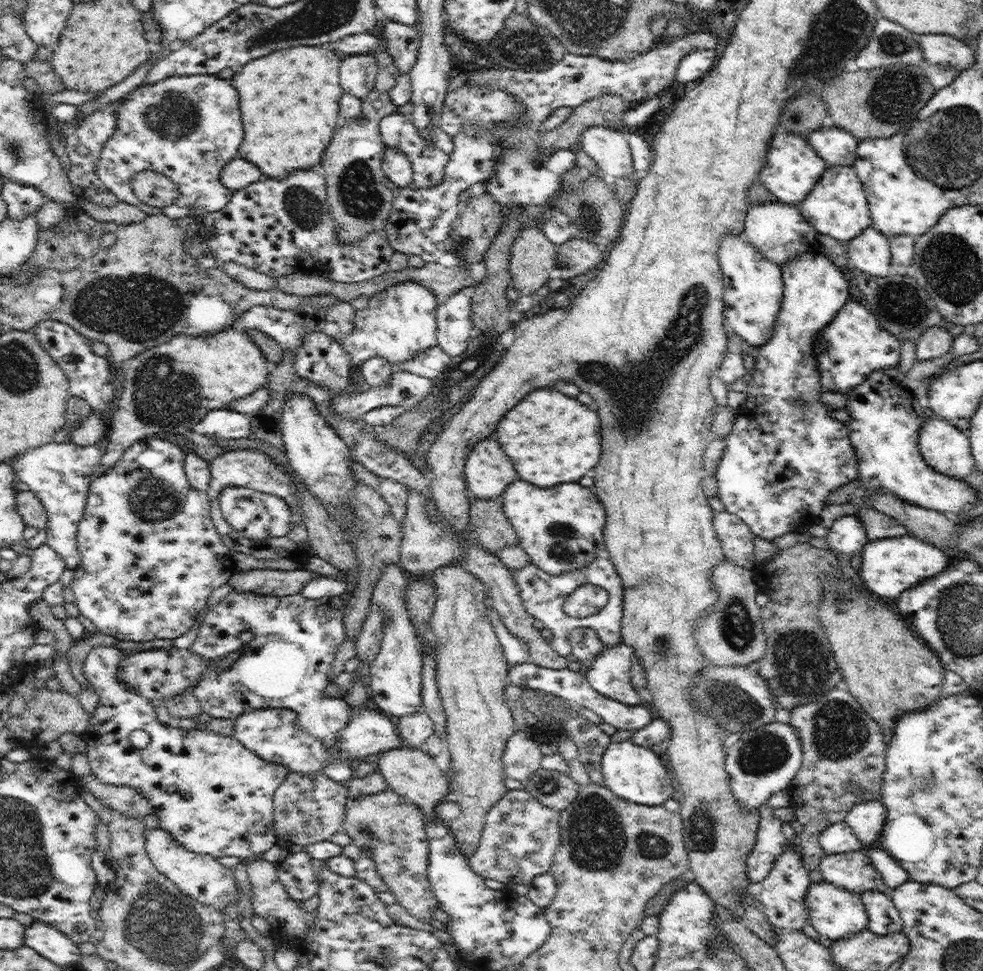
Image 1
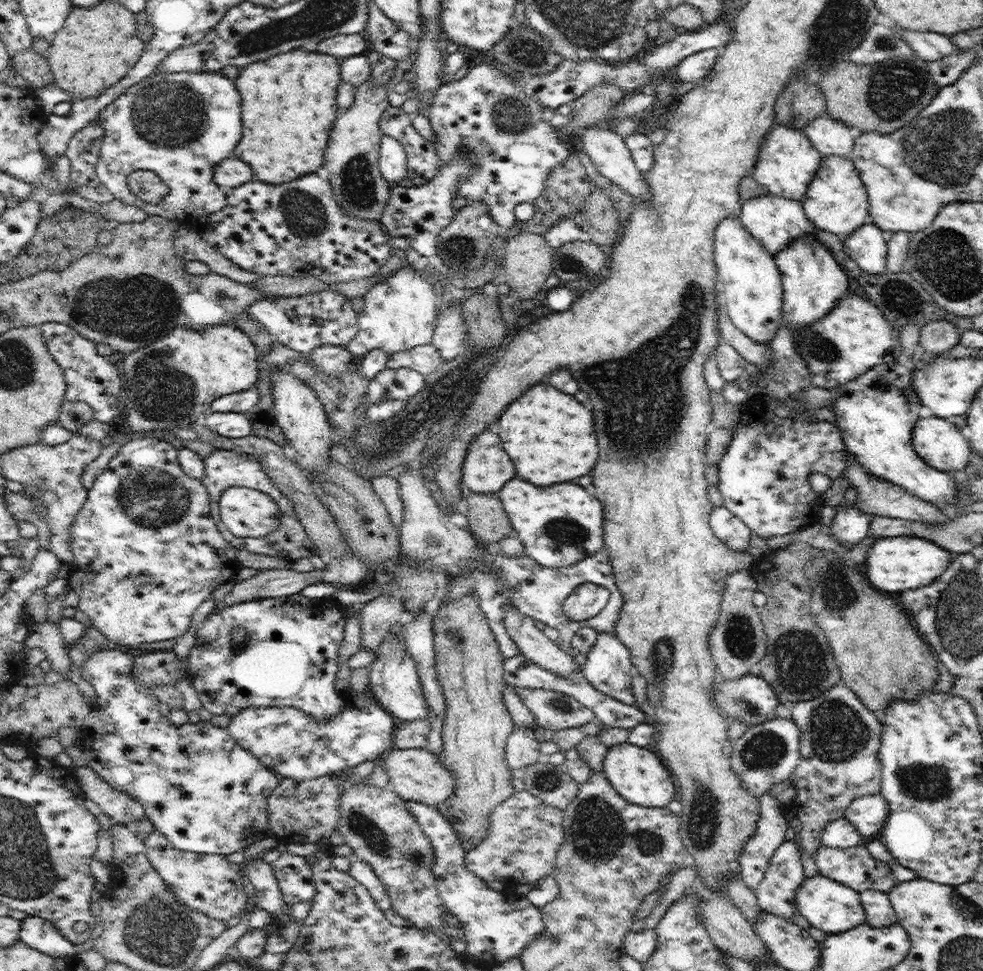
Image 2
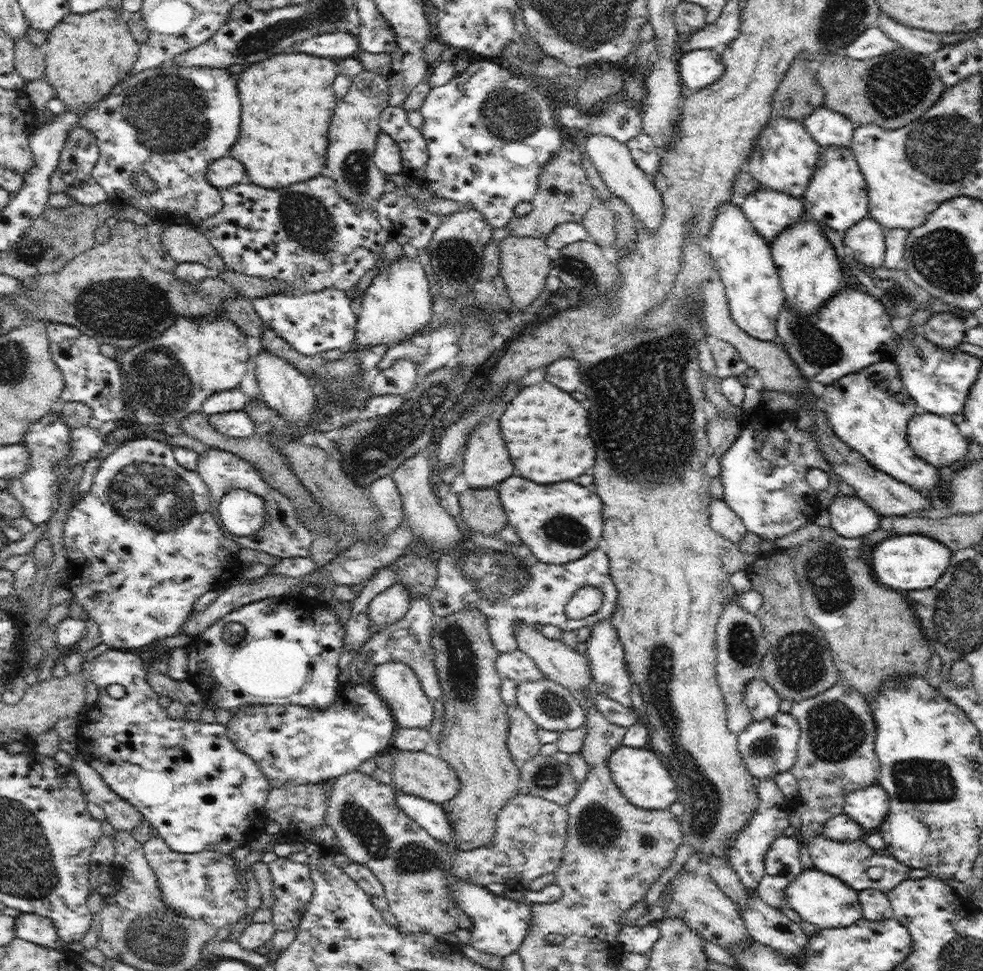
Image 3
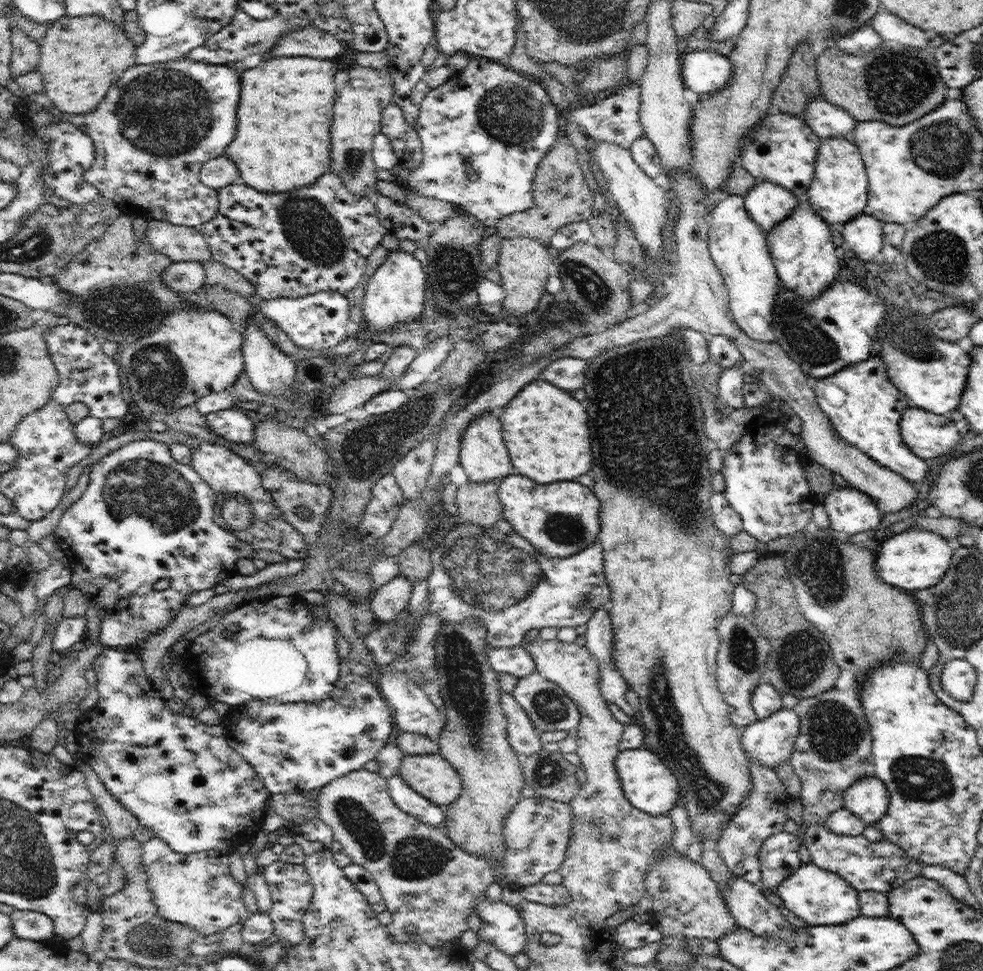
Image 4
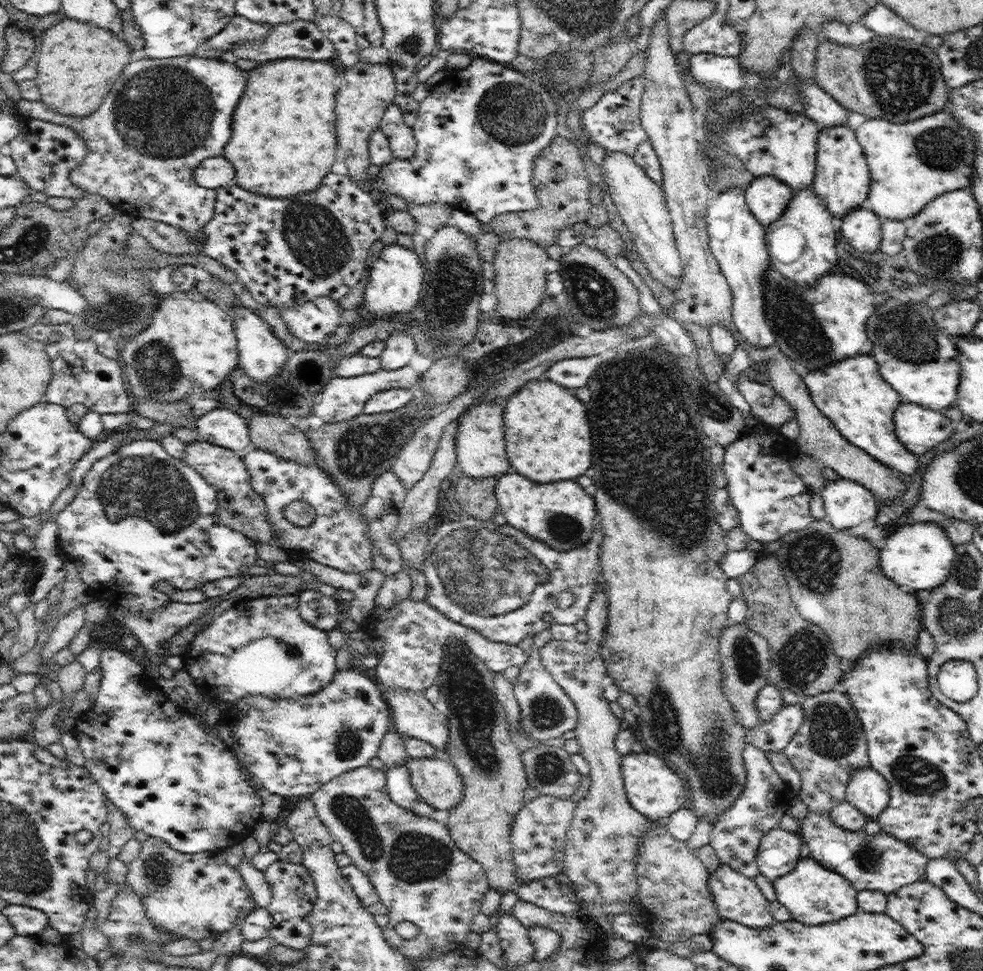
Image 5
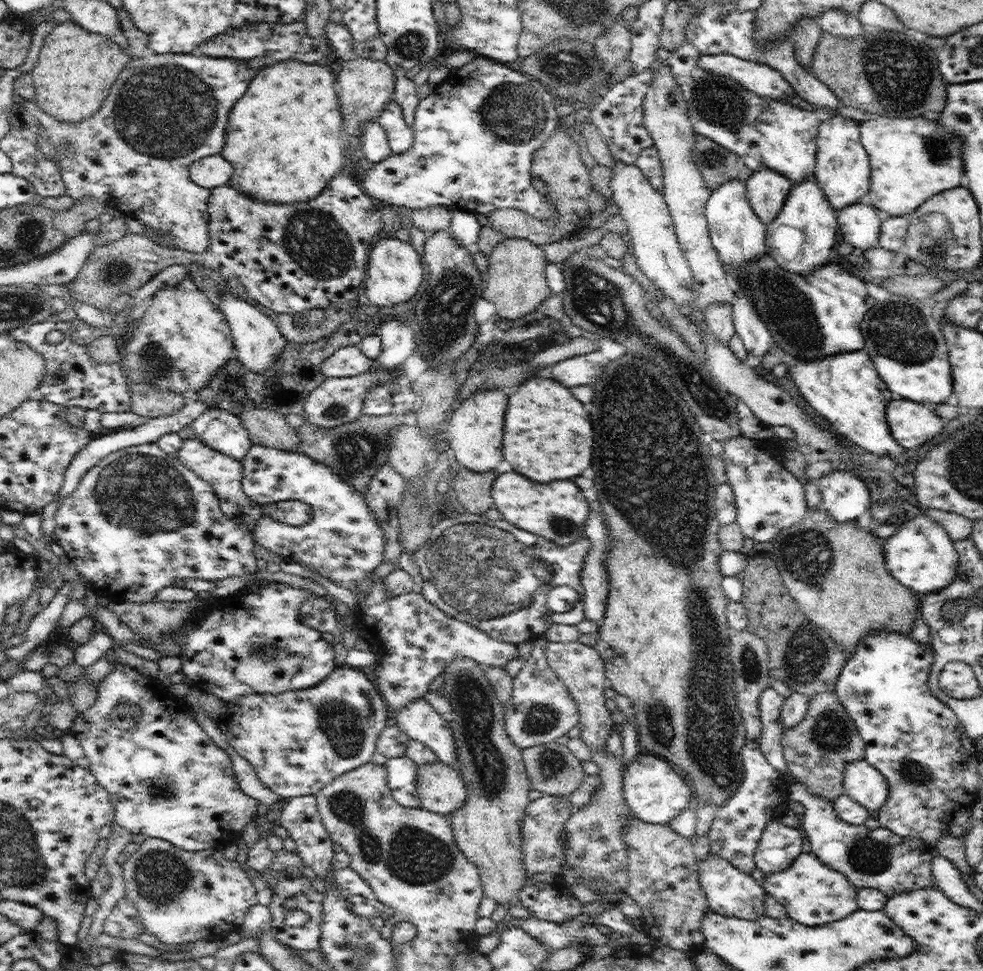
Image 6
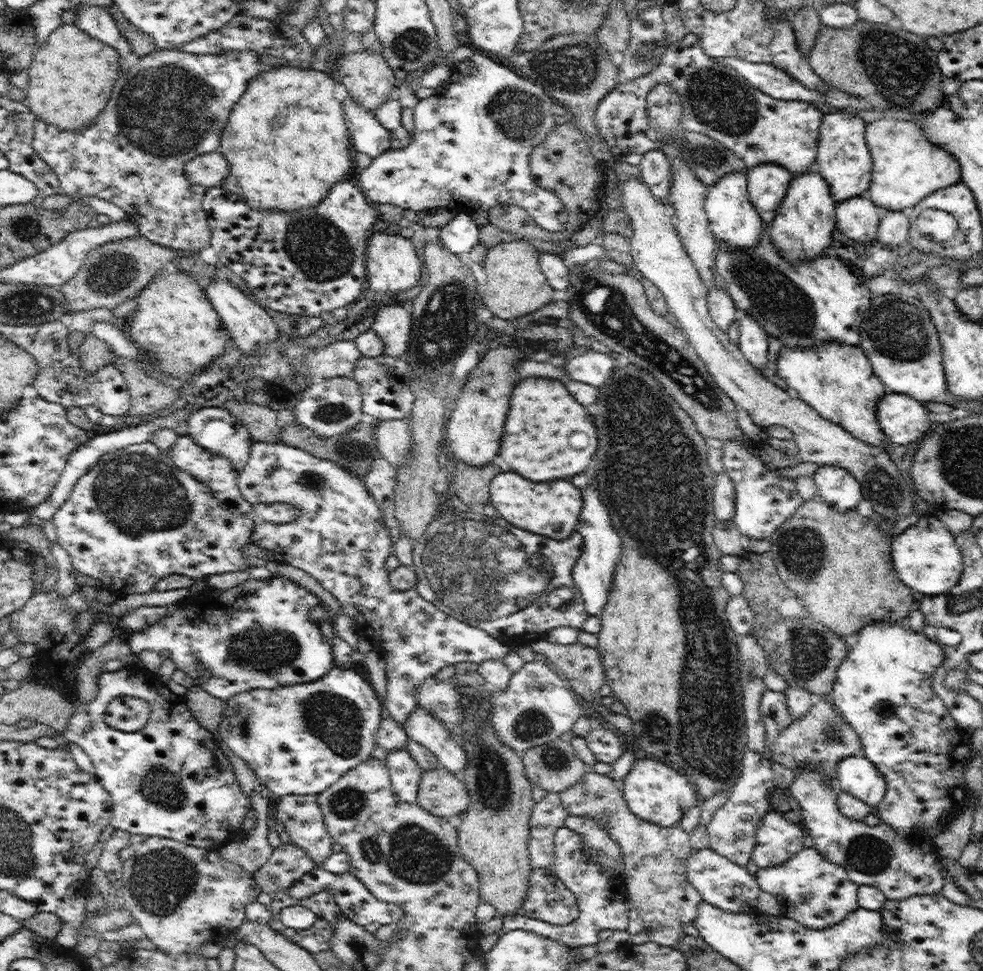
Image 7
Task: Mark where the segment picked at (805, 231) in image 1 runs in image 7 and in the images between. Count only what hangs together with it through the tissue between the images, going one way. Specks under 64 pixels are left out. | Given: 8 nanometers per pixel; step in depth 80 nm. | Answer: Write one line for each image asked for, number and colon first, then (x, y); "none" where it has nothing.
2: (774, 221)
3: (770, 212)
4: (768, 204)
5: (767, 197)
6: (767, 190)
7: (767, 184)

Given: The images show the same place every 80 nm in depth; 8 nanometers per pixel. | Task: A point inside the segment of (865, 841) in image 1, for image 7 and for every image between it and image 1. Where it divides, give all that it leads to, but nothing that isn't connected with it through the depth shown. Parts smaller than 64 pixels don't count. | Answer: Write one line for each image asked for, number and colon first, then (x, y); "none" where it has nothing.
2: (868, 814)
3: (869, 807)
4: (868, 799)
5: (868, 791)
6: (865, 785)
7: (857, 776)

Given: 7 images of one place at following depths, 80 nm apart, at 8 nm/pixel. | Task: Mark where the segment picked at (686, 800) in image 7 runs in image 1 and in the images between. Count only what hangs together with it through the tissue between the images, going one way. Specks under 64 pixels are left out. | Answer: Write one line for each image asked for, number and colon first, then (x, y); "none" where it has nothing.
1: (638, 774)
2: (637, 774)
3: (645, 781)
4: (648, 784)
5: (653, 788)
6: (655, 793)

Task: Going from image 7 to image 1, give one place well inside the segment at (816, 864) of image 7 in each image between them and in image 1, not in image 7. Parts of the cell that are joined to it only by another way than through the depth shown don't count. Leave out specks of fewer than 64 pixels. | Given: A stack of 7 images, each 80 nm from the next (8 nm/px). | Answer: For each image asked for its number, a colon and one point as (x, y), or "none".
1: (834, 912)
2: (830, 906)
3: (822, 899)
4: (819, 897)
5: (814, 895)
6: (813, 894)

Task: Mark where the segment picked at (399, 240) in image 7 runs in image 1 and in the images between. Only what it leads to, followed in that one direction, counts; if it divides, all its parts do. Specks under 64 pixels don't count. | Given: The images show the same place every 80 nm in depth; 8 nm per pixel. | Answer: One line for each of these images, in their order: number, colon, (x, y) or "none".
1: (398, 323)
2: (400, 312)
3: (397, 303)
4: (395, 293)
5: (394, 285)
6: (395, 272)

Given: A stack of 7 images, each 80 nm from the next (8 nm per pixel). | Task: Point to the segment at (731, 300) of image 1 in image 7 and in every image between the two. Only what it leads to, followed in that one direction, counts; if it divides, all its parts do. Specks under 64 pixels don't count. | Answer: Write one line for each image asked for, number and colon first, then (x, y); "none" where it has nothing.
2: (749, 280)
3: (742, 259)
4: (738, 246)
5: (737, 240)
6: (738, 235)
7: (733, 219)

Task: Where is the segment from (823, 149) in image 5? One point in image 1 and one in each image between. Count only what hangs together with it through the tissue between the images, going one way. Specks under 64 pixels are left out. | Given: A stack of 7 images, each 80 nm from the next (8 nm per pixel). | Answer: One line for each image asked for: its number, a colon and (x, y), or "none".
1: (837, 206)
2: (836, 201)
3: (836, 196)
4: (838, 191)

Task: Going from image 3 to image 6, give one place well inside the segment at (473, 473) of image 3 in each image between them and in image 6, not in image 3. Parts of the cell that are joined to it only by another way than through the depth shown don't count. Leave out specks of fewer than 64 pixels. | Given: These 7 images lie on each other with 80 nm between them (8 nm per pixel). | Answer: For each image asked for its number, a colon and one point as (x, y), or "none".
4: (483, 455)
5: (480, 446)
6: (476, 426)

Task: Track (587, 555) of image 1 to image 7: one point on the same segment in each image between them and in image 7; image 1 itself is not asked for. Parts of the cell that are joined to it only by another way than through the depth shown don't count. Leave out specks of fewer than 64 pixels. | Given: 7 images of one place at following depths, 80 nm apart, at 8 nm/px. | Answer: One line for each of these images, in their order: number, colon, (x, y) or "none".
2: (558, 526)
3: (560, 523)
4: (560, 519)
5: (561, 515)
6: (557, 511)
7: (552, 509)

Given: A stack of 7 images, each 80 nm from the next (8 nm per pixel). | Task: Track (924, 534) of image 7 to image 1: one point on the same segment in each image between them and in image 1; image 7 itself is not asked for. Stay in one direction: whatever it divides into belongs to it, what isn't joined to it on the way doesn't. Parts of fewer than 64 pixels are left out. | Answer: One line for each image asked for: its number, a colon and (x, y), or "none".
1: (890, 565)
2: (894, 564)
3: (908, 562)
4: (915, 559)
5: (920, 556)
6: (921, 554)

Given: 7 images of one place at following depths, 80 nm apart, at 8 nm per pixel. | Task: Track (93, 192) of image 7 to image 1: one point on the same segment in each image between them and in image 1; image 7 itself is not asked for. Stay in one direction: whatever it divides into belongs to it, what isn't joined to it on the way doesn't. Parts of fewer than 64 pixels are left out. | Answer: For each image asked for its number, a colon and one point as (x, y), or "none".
1: (188, 127)
2: (180, 125)
3: (171, 121)
4: (155, 128)
5: (163, 117)
6: (166, 111)

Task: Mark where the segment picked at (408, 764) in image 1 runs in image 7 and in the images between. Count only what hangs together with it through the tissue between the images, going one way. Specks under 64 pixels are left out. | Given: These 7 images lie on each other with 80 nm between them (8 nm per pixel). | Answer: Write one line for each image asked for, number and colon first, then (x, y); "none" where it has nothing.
2: (417, 775)
3: (429, 777)
4: (430, 775)
5: (438, 783)
6: (440, 789)
7: (442, 793)

